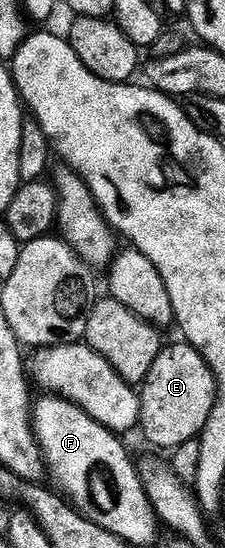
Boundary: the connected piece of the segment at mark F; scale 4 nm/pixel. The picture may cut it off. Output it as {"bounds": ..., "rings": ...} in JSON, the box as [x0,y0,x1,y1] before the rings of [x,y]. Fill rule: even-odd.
{"bounds":[31,396,149,514],"rings":[[[43,396],[34,404],[33,410],[31,406],[31,430],[35,435],[37,433],[37,442],[41,445],[41,454],[45,457],[45,466],[49,469],[49,478],[54,487],[66,499],[70,496],[75,496],[75,501],[72,505],[78,511],[83,508],[85,500],[91,500],[95,497],[95,486],[87,486],[87,480],[95,480],[95,478],[87,478],[87,468],[95,468],[95,460],[107,460],[107,464],[113,468],[111,474],[117,480],[117,492],[114,500],[121,499],[125,502],[125,510],[137,510],[137,514],[141,514],[141,510],[145,510],[145,504],[149,501],[149,497],[145,495],[145,483],[142,475],[137,475],[137,470],[133,467],[133,462],[129,459],[129,454],[125,451],[125,446],[121,443],[122,439],[113,431],[108,430],[105,426],[101,426],[91,416],[87,416],[87,412],[83,412],[75,405],[74,402],[68,402],[65,398],[58,398],[56,396]]]}

